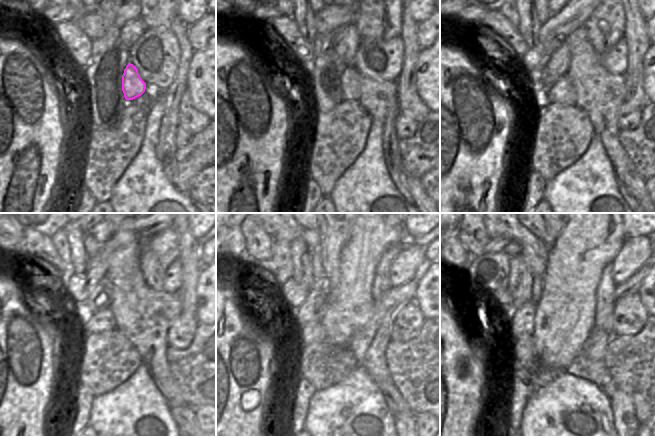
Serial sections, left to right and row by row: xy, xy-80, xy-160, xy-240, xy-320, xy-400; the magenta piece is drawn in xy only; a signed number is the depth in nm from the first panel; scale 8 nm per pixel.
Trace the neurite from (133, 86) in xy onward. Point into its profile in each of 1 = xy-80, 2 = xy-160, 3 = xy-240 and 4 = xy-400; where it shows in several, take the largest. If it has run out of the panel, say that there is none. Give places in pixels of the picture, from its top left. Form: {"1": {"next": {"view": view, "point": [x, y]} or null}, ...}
{"1": {"next": {"view": "xy-80", "point": [350, 79]}}, "2": {"next": {"view": "xy-160", "point": [562, 91]}}, "3": {"next": {"view": "xy-240", "point": [102, 321]}}, "4": {"next": {"view": "xy-400", "point": [519, 349]}}}

